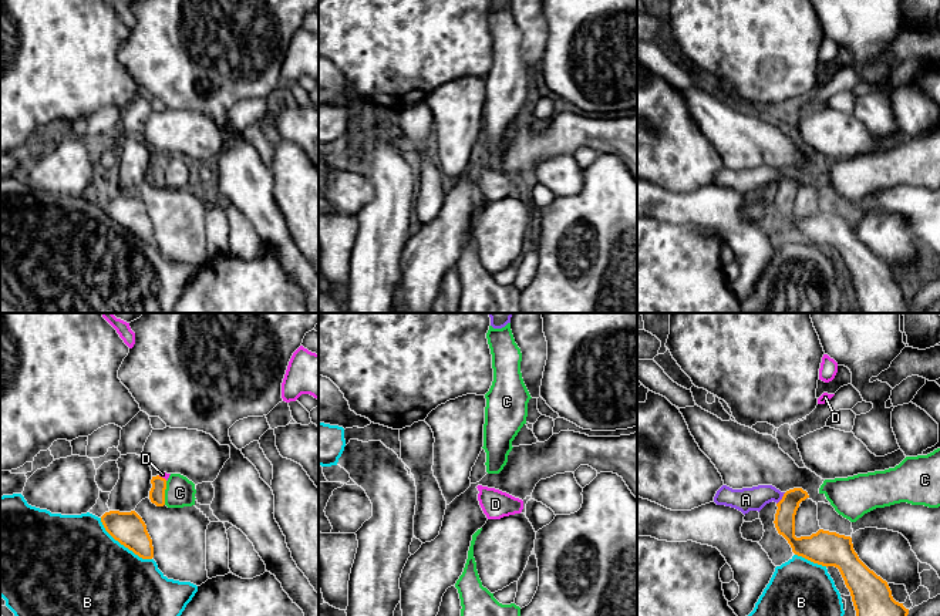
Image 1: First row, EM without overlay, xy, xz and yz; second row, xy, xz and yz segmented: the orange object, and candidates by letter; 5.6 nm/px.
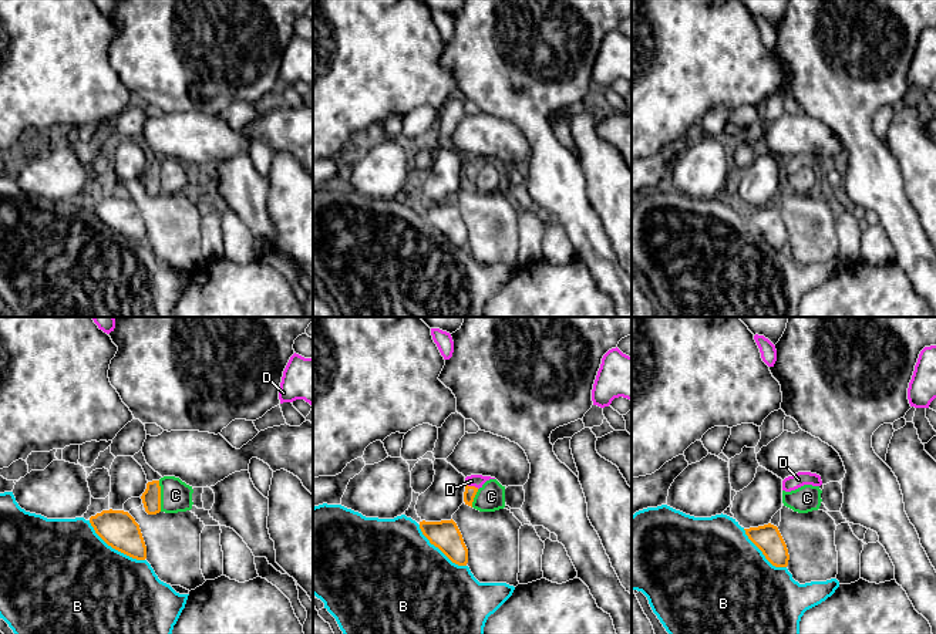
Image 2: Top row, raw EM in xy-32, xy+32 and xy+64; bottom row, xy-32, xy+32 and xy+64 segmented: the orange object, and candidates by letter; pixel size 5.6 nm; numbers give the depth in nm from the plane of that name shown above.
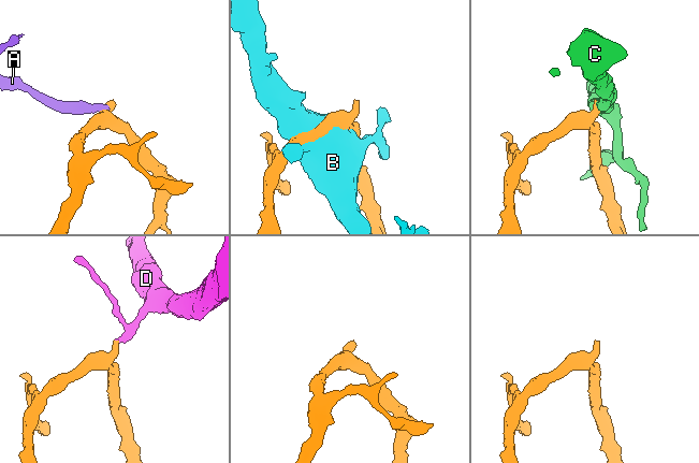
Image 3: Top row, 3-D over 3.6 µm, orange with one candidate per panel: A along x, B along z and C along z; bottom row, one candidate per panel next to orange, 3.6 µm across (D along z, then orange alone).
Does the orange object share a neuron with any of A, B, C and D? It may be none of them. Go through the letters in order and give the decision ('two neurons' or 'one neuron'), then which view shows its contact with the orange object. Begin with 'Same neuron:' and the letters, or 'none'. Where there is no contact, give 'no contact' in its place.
Same neuron: D
A: two neurons; meets orange in yz
B: two neurons; meets orange in xy
C: two neurons; meets orange in xy
D: one neuron; meets orange in xy

